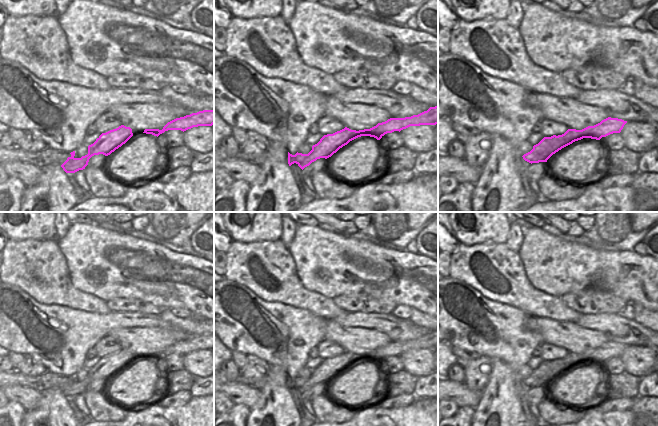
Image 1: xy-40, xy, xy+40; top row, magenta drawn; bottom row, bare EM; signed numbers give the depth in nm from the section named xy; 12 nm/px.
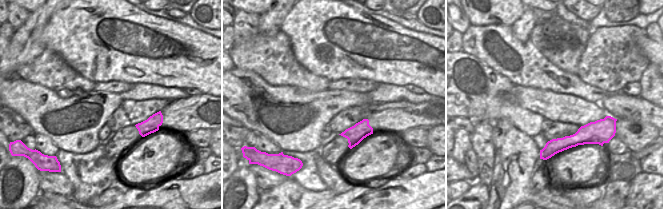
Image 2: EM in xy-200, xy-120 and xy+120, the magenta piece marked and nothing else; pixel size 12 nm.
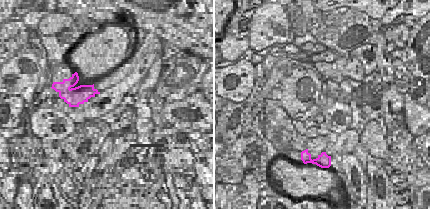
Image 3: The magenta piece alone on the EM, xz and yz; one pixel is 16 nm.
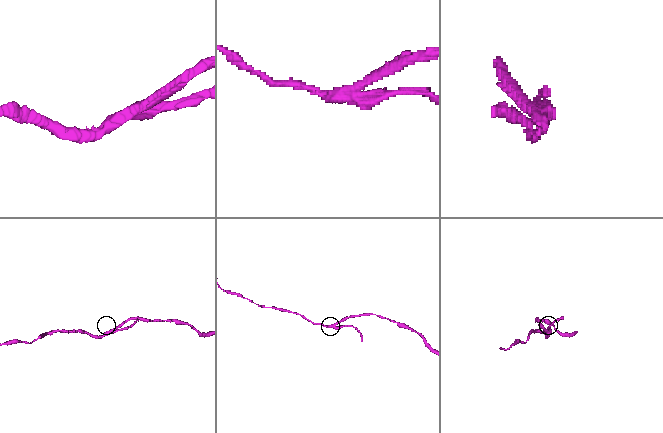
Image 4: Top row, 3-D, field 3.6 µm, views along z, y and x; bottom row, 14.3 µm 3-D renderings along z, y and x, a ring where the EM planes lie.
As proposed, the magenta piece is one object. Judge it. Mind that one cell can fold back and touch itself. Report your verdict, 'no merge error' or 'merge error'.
merge error

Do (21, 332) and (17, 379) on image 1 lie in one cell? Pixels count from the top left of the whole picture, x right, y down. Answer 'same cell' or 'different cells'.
different cells

